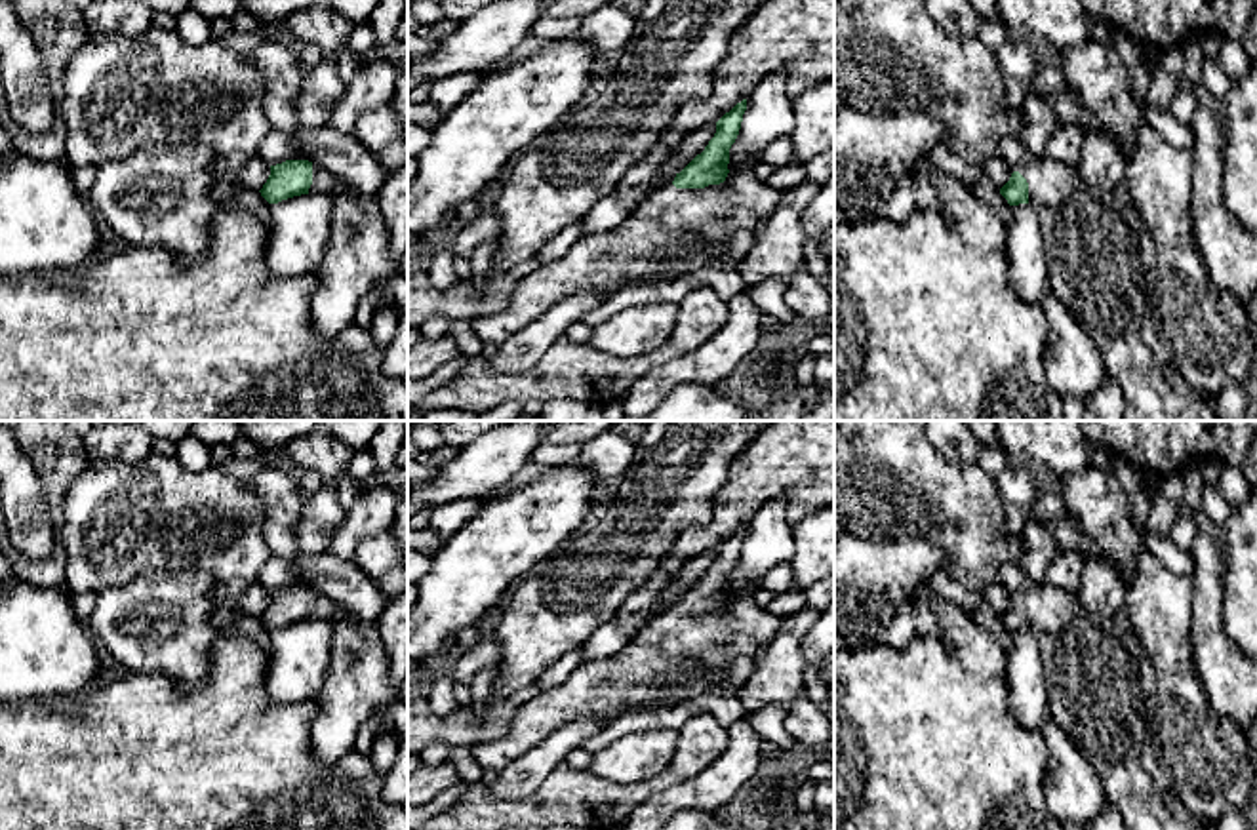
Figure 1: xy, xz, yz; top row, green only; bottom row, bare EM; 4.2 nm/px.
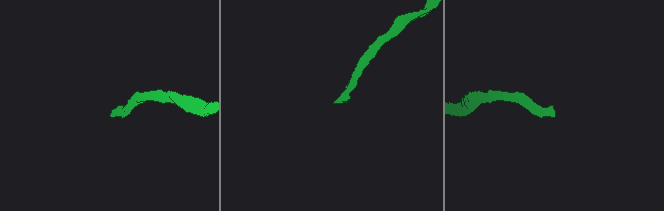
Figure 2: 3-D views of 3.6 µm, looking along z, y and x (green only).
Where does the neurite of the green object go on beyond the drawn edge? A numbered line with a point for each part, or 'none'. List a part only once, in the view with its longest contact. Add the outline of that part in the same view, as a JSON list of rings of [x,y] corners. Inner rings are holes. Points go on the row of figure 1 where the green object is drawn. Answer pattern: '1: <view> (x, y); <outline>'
1: xz (671, 233); [[[752,166],[729,169],[724,183],[705,188],[676,188],[668,183],[648,194],[621,225],[600,234],[583,234],[564,257],[533,268],[516,284],[509,305],[495,314],[470,320],[472,329],[484,345],[499,346],[526,324],[585,289],[598,289],[609,297],[627,286],[674,282],[703,267],[720,265],[735,270],[737,263],[720,259],[724,244],[735,230],[754,234],[756,225],[768,221],[779,200],[781,192],[760,181]]]

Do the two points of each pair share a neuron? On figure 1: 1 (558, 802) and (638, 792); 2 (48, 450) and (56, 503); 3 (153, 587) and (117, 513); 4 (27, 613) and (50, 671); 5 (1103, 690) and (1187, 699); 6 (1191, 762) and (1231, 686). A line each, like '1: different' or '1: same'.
1: same
2: same
3: different
4: same
5: different
6: different

